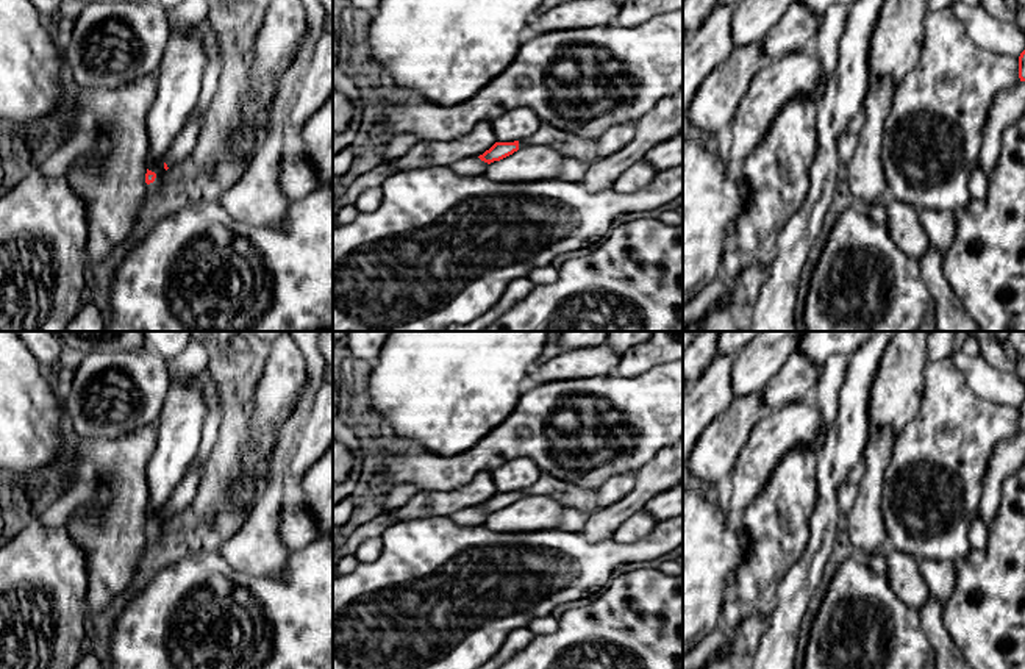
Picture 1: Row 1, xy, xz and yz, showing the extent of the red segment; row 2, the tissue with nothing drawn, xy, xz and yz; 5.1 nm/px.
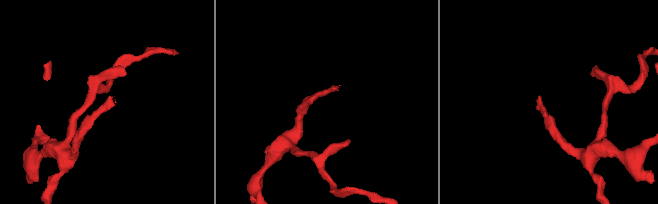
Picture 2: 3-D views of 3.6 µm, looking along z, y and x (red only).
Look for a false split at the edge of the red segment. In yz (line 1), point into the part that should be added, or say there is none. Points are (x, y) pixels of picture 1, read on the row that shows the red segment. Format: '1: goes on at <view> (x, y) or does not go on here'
1: does not go on here

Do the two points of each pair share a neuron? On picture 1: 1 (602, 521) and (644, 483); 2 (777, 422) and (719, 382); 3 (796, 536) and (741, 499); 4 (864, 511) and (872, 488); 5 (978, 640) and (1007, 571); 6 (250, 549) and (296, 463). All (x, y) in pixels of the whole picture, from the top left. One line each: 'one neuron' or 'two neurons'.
1: one neuron
2: two neurons
3: two neurons
4: one neuron
5: one neuron
6: two neurons

